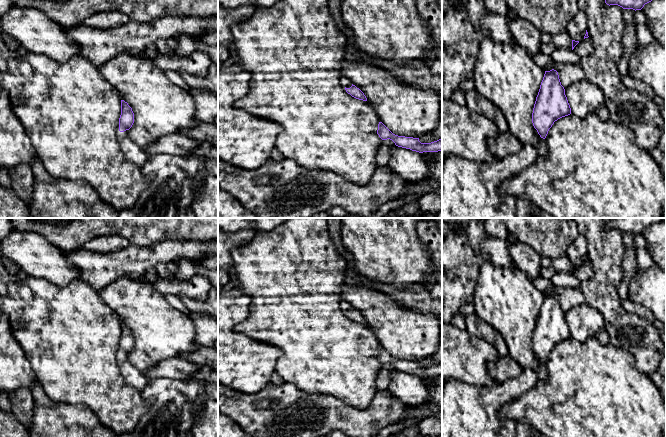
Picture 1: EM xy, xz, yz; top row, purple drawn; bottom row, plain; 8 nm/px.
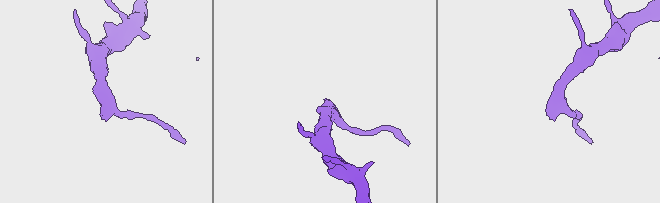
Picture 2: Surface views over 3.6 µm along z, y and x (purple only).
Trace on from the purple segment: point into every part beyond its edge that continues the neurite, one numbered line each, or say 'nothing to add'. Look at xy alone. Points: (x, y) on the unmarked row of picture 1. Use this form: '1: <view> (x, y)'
1: xy (134, 378)

